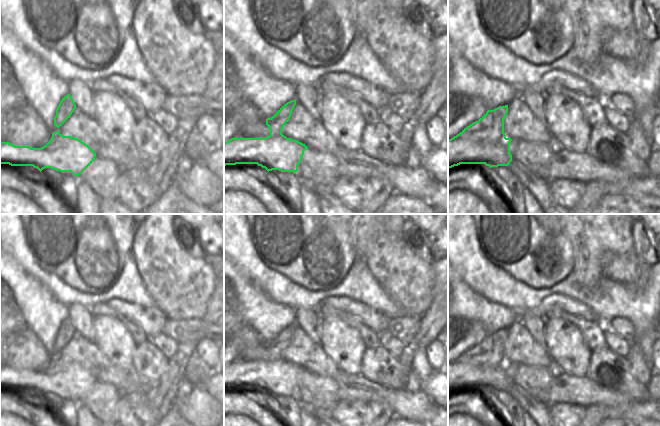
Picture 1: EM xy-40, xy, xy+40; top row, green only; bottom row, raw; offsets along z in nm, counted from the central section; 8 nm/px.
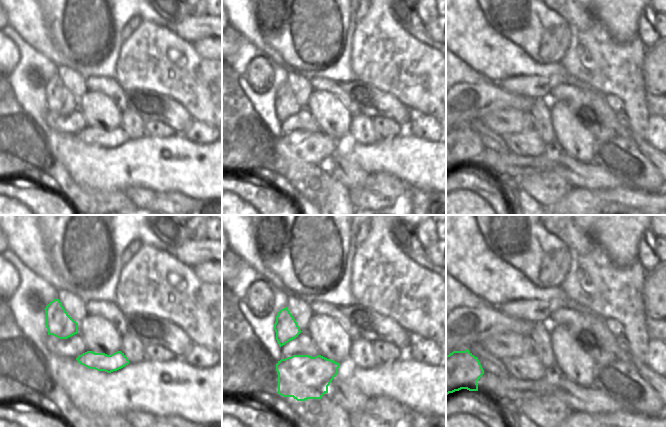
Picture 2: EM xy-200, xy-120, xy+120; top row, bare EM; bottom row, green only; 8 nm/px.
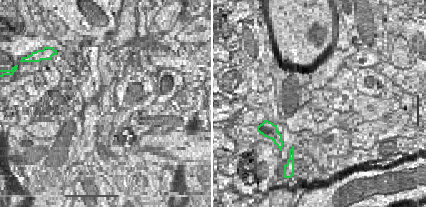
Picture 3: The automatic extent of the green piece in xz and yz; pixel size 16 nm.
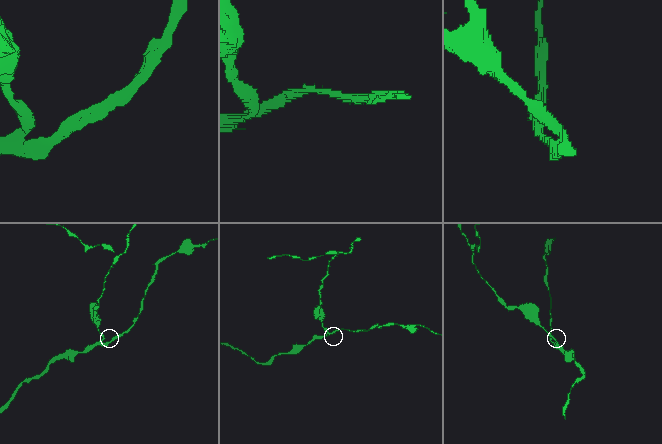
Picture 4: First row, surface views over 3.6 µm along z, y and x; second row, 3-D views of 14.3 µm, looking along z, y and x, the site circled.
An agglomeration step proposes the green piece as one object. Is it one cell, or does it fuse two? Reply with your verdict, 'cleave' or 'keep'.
cleave

